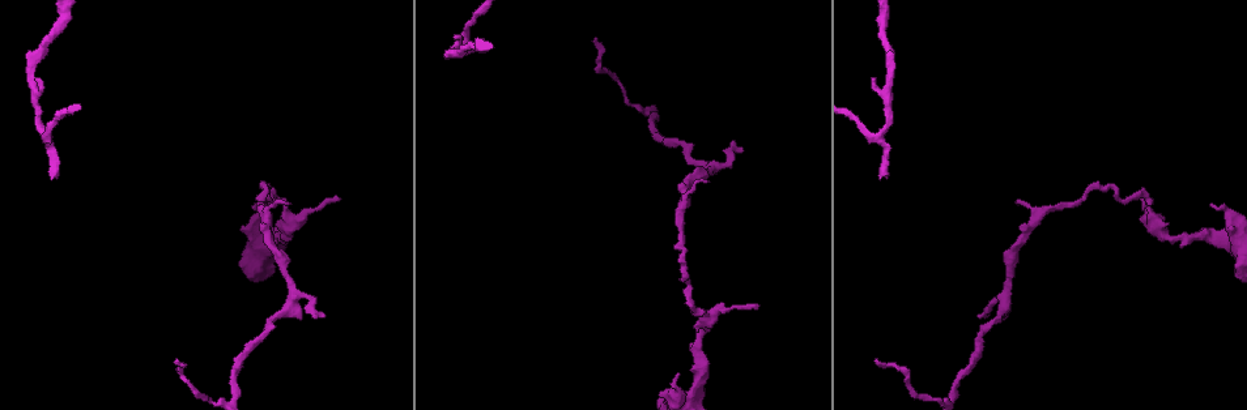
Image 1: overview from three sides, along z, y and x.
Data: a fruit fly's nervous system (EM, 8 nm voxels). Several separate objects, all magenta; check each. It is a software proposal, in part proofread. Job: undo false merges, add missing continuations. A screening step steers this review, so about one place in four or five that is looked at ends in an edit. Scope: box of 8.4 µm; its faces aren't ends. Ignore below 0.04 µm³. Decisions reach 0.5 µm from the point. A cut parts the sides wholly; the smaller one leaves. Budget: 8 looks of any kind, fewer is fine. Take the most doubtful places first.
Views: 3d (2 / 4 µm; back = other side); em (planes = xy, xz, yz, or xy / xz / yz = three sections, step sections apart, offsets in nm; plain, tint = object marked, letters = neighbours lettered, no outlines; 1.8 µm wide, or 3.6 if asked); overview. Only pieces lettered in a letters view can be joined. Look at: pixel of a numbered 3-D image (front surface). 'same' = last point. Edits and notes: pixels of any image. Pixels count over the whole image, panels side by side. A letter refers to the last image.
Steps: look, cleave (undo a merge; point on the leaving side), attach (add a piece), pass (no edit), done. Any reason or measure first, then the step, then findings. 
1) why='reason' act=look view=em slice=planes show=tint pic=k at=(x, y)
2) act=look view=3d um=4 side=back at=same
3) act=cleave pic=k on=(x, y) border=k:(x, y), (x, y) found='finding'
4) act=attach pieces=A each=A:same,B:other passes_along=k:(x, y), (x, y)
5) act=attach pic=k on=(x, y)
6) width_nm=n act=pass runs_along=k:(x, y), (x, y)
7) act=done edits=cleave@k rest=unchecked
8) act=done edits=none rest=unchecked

why='abrupt turn' act=look view=em slice=yz step=16 show=plain pic=1 at=(265, 187)

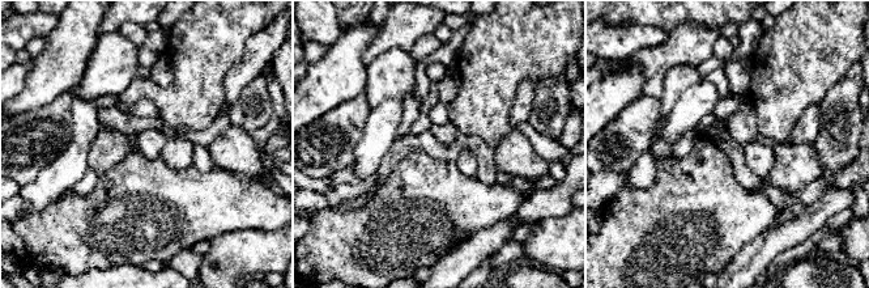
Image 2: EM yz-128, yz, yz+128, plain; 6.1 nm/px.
act=look view=em slice=yz step=16 show=letters at=same

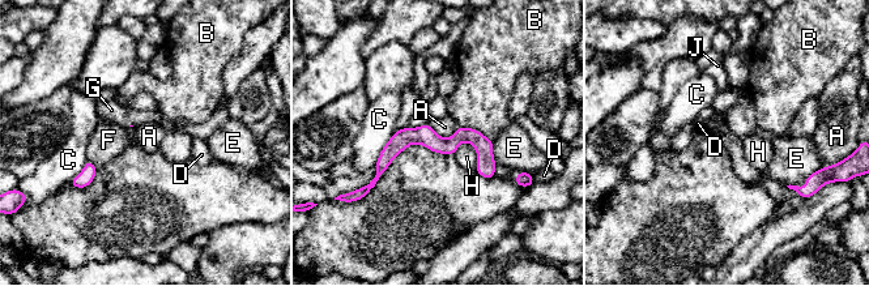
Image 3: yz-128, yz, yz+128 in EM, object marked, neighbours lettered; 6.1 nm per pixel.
longest_contact=C:260nm act=pass each=A:other,B:other,C:other,D:other,E:other,F:other,G:other,H:other,J:other runs_along=3:(489, 144), (405, 137), (379, 171) found='all the same neuron'

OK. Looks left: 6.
why='an open end' act=look view=em um=3.6 slice=planes show=letters pic=1 at=(51, 179)

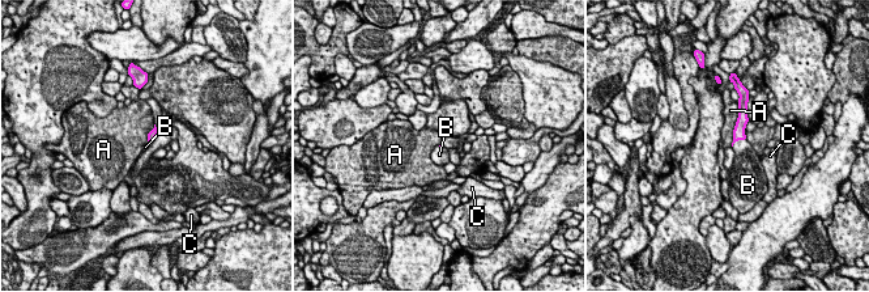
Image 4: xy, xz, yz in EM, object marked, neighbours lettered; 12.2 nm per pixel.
act=attach pieces=B each=A:other,B:same,C:other found='it goes on there'

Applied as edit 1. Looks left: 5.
act=look view=overview

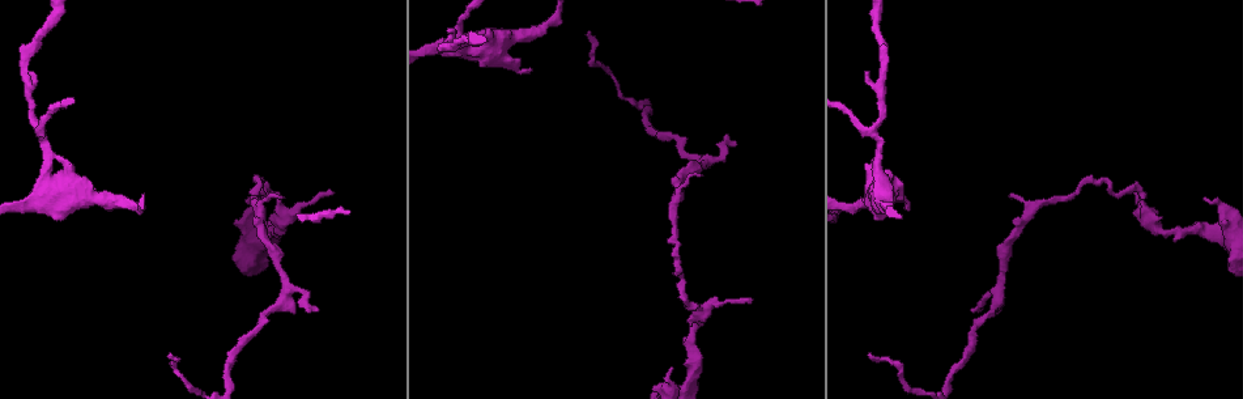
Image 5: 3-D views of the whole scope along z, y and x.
why='an open end' act=look view=3d um=4 pic=5 at=(672, 368)

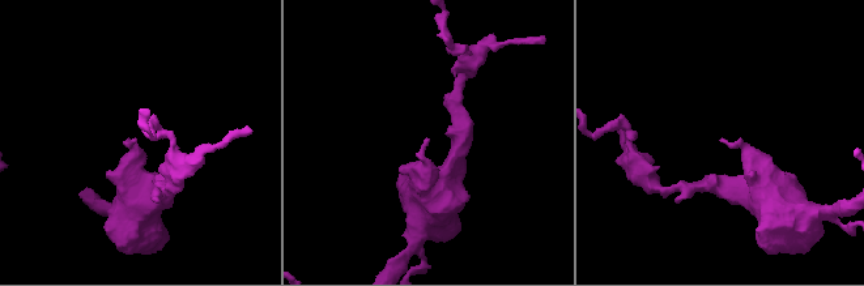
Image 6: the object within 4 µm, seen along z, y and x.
why='need the tissue' act=look view=em slice=planes show=letters pic=6 at=(134, 139)

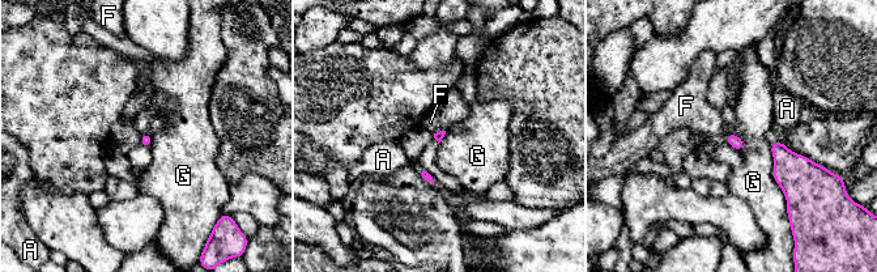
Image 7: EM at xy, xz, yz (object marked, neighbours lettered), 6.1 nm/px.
longest_contact=G:420nm act=pass each=A:other,F:other,G:other border=7:(729, 132), (726, 137) found='none of them fits'

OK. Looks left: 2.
why='free end' act=look view=em slice=yz step=16 show=tint pic=5 at=(317, 309)

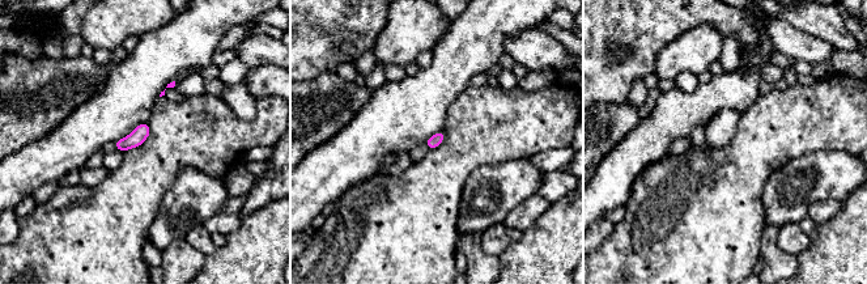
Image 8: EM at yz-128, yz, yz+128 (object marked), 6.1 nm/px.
act=look view=em slice=planes show=letters at=same

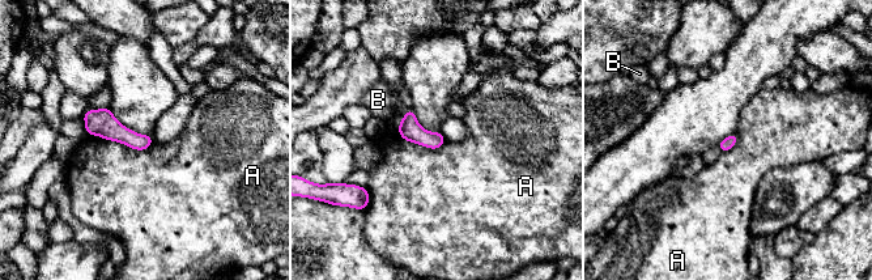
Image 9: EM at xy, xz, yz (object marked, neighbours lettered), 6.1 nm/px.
act=pass each=A:other,B:other border=9:(89, 134), (136, 149), (152, 144) found='no lettered piece goes on from it'

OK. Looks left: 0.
act=done edits=attach@4 rest=unchecked

